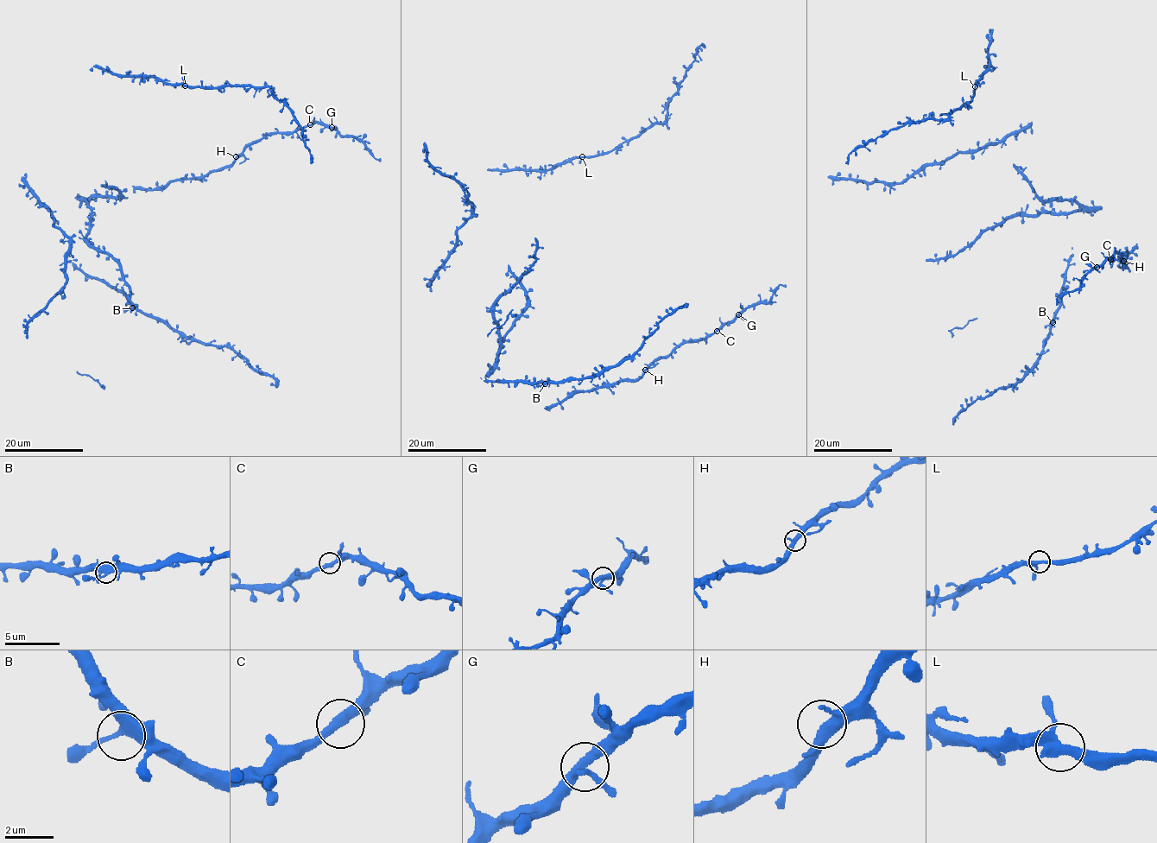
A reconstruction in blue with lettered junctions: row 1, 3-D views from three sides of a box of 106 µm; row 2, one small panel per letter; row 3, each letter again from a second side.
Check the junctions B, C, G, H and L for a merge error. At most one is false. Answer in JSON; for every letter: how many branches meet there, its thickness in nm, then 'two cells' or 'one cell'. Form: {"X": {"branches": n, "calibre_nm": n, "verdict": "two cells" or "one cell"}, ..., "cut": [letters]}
{"B": {"branches": 3, "calibre_nm": 380, "verdict": "one cell"}, "C": {"branches": 3, "calibre_nm": 280, "verdict": "one cell"}, "G": {"branches": 3, "calibre_nm": 300, "verdict": "one cell"}, "H": {"branches": 3, "calibre_nm": 320, "verdict": "one cell"}, "L": {"branches": 3, "calibre_nm": 320, "verdict": "one cell"}, "cut": []}

